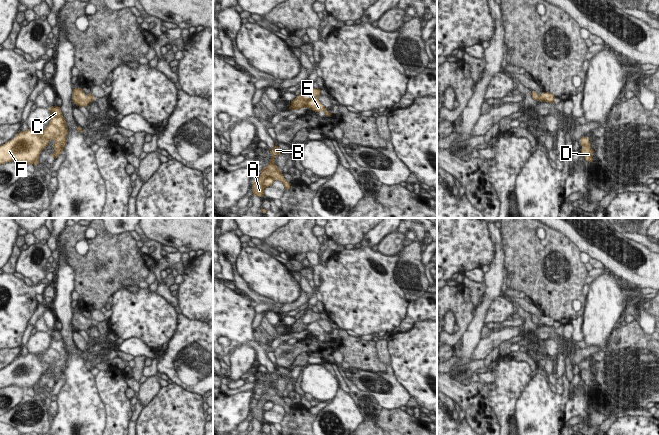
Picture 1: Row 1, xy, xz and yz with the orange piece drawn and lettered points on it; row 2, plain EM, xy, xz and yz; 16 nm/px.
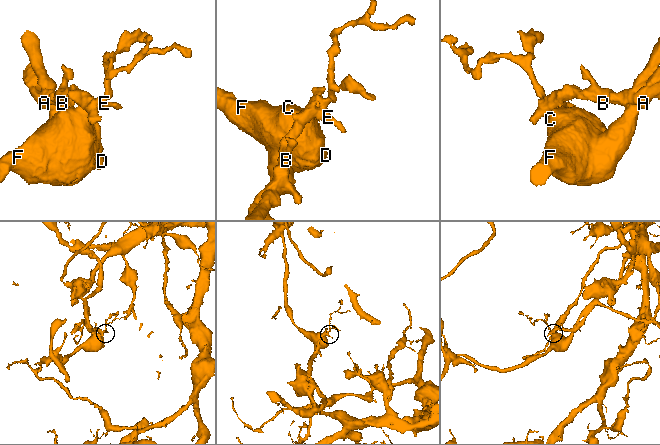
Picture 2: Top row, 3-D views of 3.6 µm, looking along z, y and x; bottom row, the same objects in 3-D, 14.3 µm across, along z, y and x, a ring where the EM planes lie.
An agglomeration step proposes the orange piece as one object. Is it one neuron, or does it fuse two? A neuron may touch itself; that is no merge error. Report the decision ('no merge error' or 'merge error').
merge error

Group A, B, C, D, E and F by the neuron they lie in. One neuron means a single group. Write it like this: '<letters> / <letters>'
A B / C D E F

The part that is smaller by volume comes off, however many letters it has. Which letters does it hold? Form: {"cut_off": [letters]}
{"cut_off": ["C", "D", "E", "F"]}

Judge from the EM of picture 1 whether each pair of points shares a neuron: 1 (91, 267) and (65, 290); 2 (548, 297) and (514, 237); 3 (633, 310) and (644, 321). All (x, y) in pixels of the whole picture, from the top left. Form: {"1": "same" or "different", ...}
{"1": "different", "2": "same", "3": "same"}

